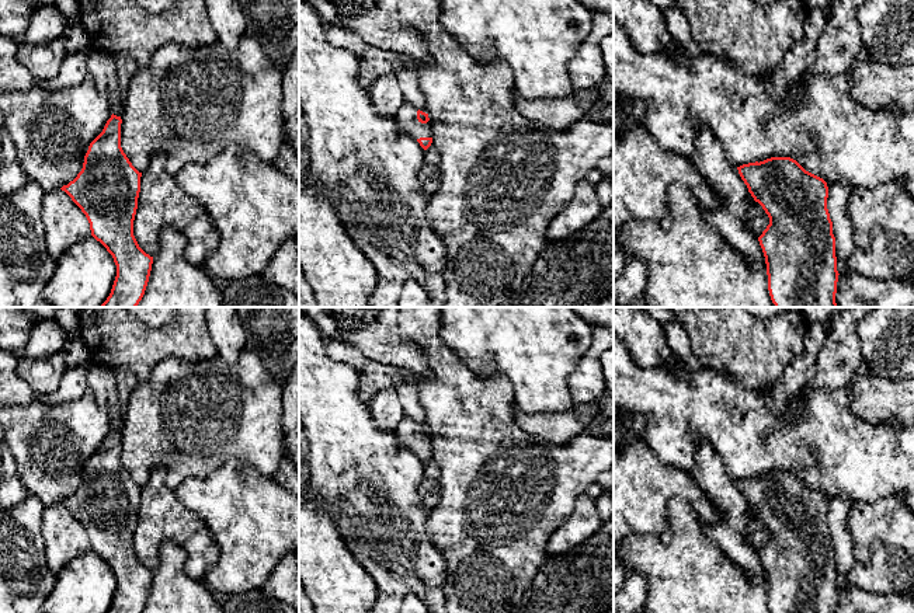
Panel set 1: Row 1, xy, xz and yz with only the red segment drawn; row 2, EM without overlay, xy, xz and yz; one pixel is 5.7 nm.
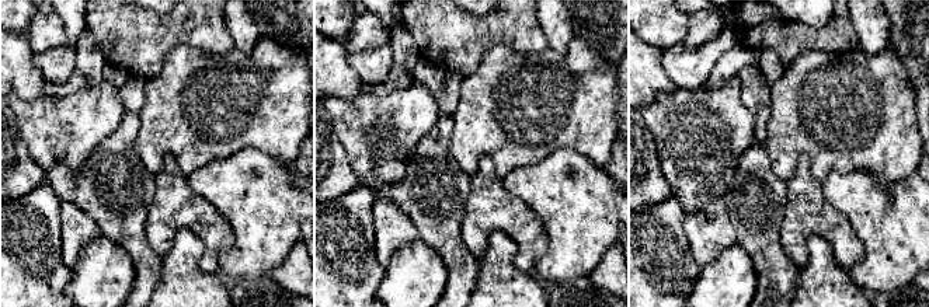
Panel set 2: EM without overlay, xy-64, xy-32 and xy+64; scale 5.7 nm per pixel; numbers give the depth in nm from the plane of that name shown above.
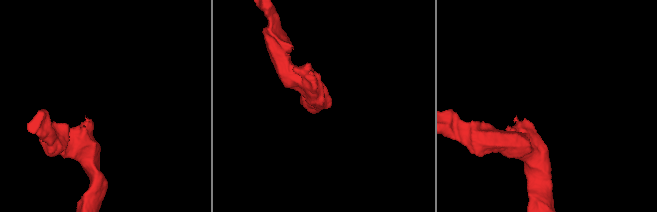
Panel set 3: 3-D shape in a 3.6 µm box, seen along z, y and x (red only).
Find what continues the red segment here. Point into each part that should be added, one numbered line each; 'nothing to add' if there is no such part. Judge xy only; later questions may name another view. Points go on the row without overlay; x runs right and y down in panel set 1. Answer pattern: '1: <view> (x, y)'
nothing to add

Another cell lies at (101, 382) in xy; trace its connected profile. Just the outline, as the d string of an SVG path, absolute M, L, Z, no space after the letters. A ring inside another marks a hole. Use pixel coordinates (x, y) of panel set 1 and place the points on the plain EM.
M93 365L87 372L87 389L93 391L98 405L108 414L111 426L122 431L124 417L115 412L119 405L115 372Z

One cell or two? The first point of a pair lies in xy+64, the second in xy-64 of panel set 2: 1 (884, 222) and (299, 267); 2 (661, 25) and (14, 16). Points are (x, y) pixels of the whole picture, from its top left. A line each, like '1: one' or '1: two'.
1: two
2: one

